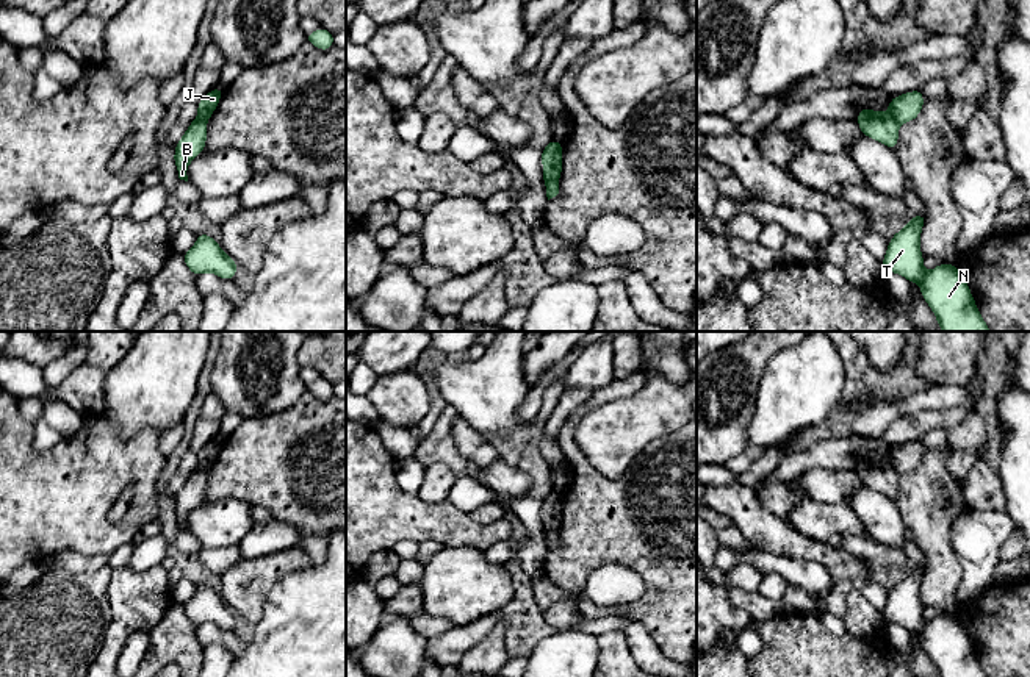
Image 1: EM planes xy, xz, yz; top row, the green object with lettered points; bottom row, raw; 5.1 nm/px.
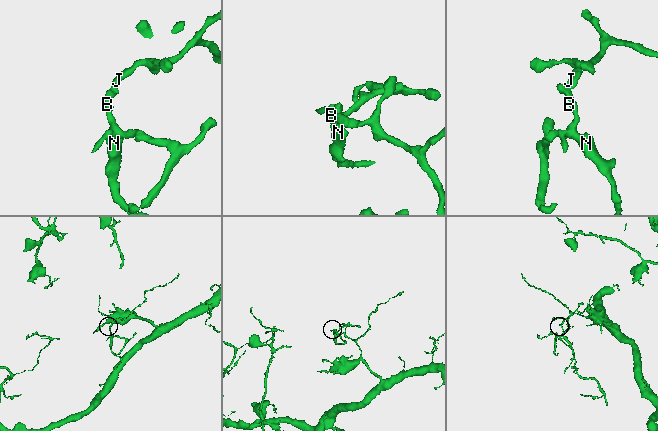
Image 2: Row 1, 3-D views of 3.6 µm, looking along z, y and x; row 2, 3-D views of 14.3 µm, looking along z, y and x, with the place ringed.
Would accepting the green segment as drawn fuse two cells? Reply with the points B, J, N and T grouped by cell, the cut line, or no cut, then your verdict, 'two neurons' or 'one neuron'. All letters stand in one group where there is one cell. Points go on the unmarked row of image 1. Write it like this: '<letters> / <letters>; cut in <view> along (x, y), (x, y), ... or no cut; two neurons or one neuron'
B N T / J; cut in xz along (558, 529), (545, 533); two neurons

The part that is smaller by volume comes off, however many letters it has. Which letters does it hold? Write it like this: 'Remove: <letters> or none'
Remove: B, N, T

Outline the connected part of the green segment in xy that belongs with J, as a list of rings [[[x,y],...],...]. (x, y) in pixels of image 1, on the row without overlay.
[[[216,436],[213,441],[210,441],[202,450],[197,452],[197,471],[203,471],[208,472],[208,469],[211,467],[211,464],[214,463],[221,447],[222,447],[222,441],[219,436]]]

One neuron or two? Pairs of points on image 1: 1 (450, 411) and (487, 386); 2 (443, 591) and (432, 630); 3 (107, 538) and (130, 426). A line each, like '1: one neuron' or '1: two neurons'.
1: two neurons
2: two neurons
3: two neurons

